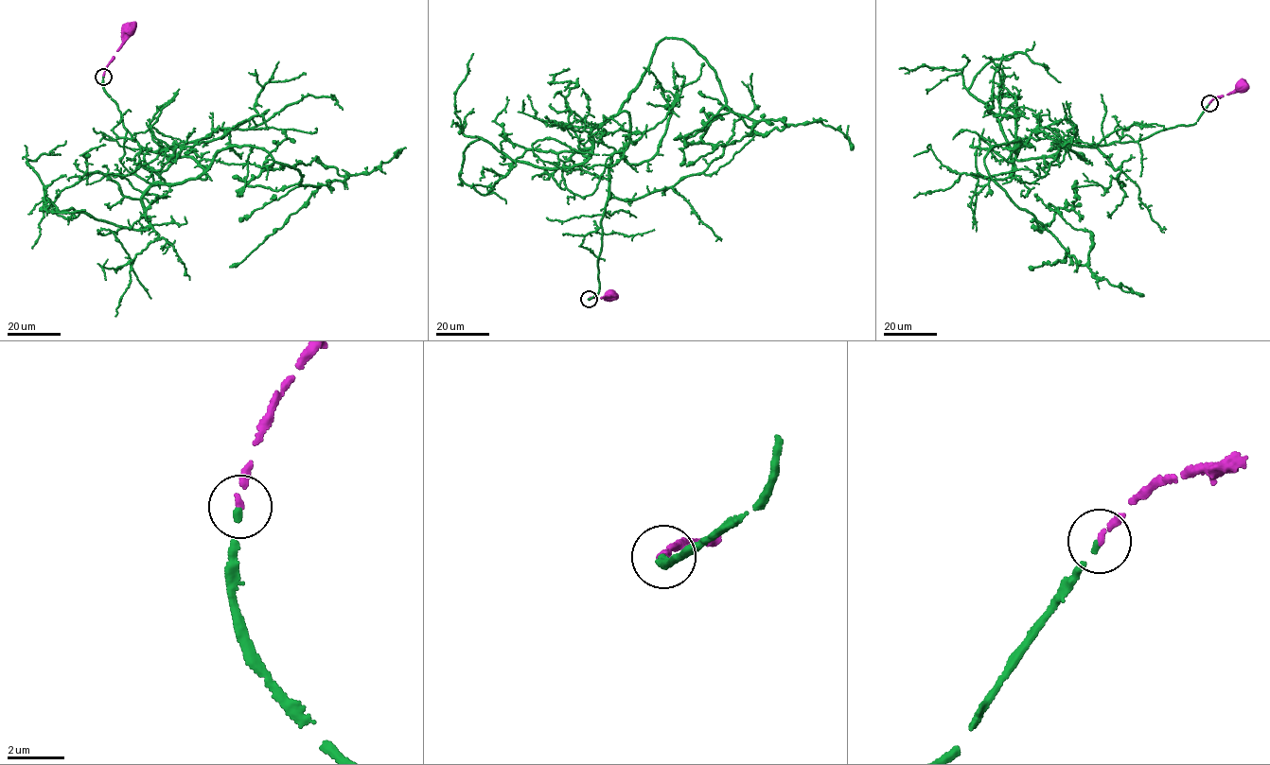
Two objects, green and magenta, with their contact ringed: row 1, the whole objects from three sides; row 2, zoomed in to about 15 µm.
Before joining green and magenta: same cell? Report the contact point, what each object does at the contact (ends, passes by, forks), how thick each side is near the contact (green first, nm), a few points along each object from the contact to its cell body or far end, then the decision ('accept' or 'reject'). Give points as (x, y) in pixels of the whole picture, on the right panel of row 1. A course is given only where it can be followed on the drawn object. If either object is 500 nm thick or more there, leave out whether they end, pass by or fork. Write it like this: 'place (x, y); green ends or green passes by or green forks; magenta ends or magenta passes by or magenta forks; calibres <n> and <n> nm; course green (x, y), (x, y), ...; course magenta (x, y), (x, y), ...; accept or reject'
place (1209, 103); green ends; magenta ends; calibres 180 and 160 nm; course green (1209, 103), (1132, 142), (989, 148), (988, 175), (1086, 265), (1091, 234), (1034, 195); course magenta (1209, 103), (1233, 91), (1243, 81), (1242, 85); accept

